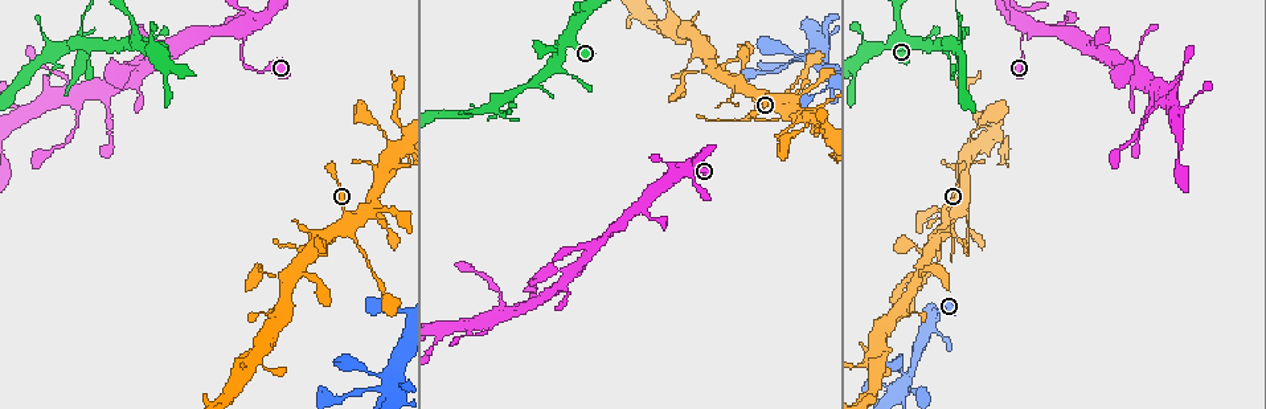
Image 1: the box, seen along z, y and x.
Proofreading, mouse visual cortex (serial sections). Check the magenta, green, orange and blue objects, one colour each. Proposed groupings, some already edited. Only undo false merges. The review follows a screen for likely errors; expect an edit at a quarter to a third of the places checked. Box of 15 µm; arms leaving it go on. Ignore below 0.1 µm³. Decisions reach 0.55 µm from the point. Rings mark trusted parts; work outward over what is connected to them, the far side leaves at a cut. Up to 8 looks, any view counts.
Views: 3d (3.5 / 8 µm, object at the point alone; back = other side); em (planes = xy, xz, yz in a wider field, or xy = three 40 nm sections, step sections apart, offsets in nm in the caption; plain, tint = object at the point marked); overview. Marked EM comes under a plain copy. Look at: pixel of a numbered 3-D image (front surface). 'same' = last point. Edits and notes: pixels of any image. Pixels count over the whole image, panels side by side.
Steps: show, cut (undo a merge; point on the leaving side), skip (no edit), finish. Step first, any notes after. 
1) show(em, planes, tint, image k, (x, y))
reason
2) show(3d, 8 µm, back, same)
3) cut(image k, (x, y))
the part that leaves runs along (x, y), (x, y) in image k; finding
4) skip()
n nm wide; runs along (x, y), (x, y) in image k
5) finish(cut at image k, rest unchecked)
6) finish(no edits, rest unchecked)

show(3d, 8 µm, image 1, (984, 127))
sudden change in width

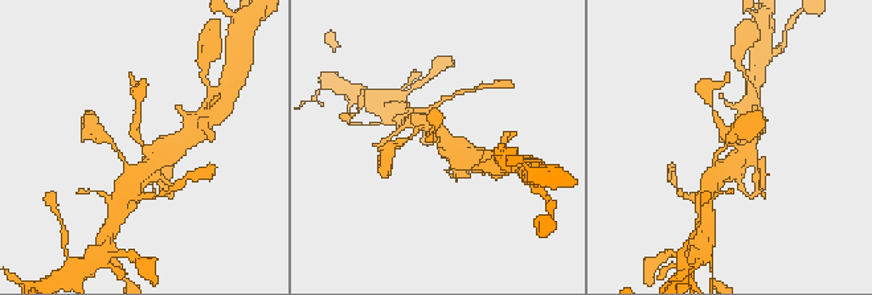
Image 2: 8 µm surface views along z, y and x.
show(3d, 3.5 µm, back, image 2, (144, 146))

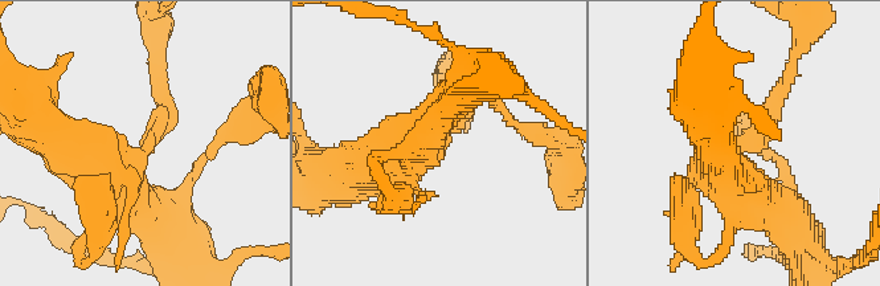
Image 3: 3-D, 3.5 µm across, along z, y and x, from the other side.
skip()
continuous, no second cell

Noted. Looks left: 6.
show(3d, 3.5 µm, image 1, (354, 242))
sudden change in width

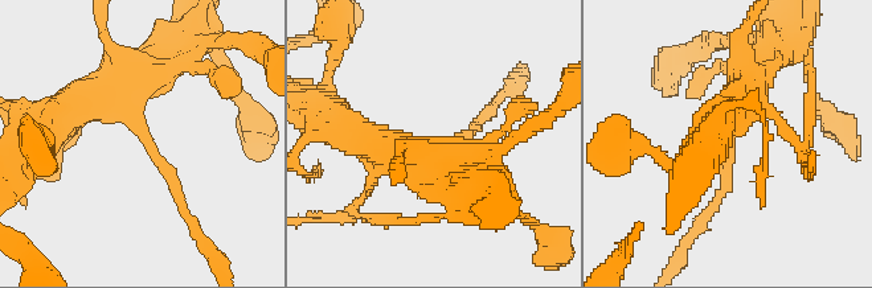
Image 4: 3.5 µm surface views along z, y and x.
show(em, xy, step 2, tint, image 4, (144, 133))
arms of 150, 350 nm; now the EM

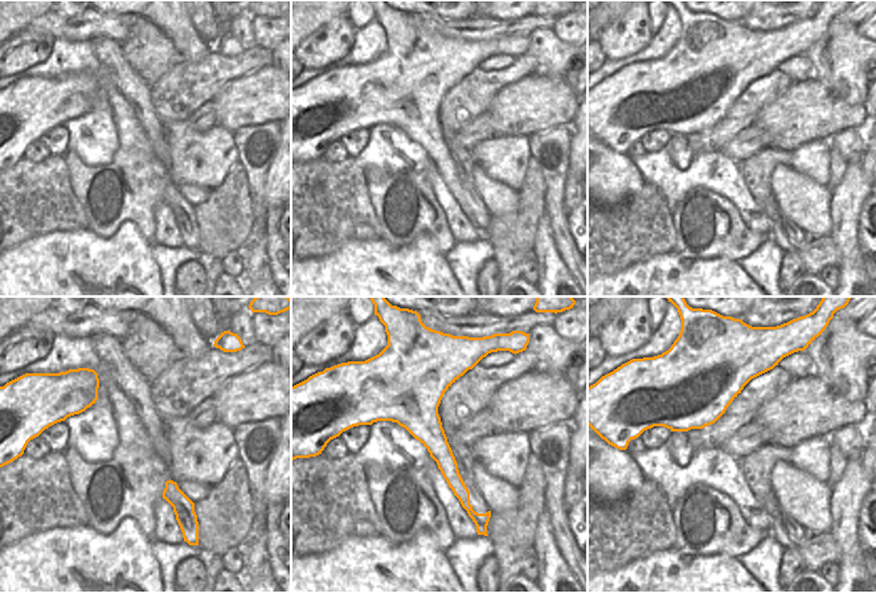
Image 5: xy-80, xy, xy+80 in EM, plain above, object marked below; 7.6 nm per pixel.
show(em, xy, step 3, tint, same)
cut it another way

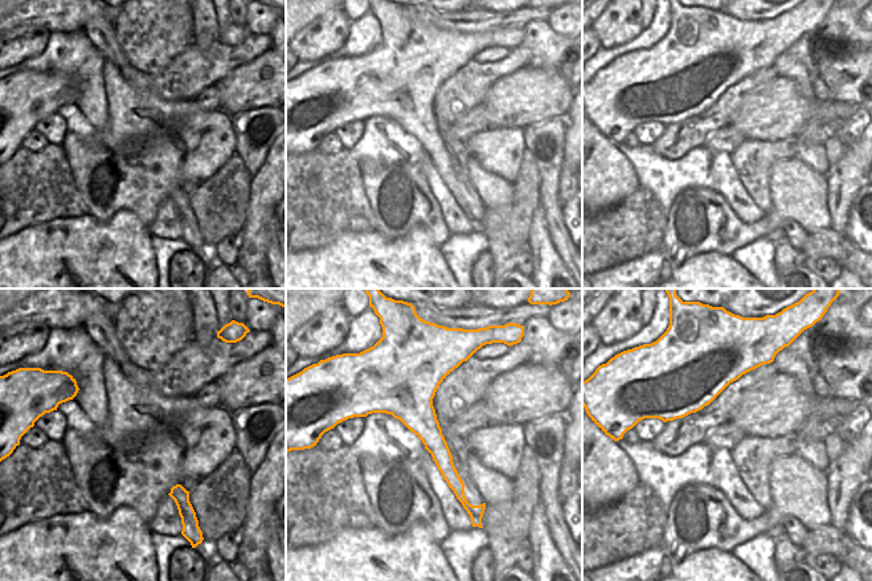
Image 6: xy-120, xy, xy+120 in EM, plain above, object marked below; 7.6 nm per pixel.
skip()
runs along (424, 368), (424, 424), (461, 496) in image 6; continuous, no second cell

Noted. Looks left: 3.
show(3d, 3.5 µm, image 1, (239, 48))
sharp bend

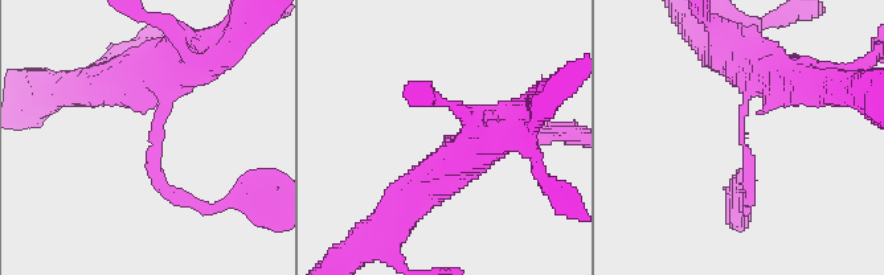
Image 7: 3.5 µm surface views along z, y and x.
show(em, planes, tint, image 7, (743, 140))
arms of 150, 300 nm; now the EM

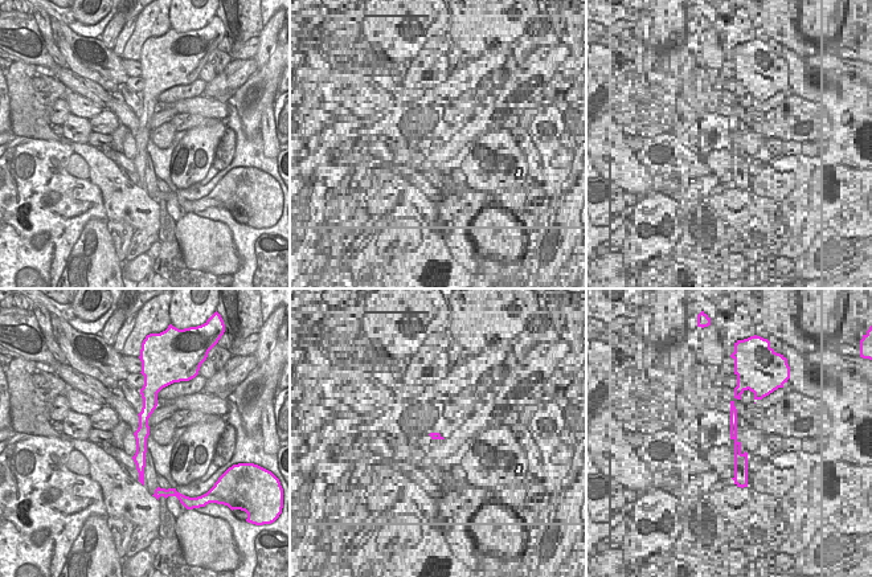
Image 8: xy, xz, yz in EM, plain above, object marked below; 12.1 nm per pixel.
skip()
runs along (197, 206), (154, 169), (158, 72) in image 7; continuous, no second cell

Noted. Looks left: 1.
finish(no edits, rest unchecked)

